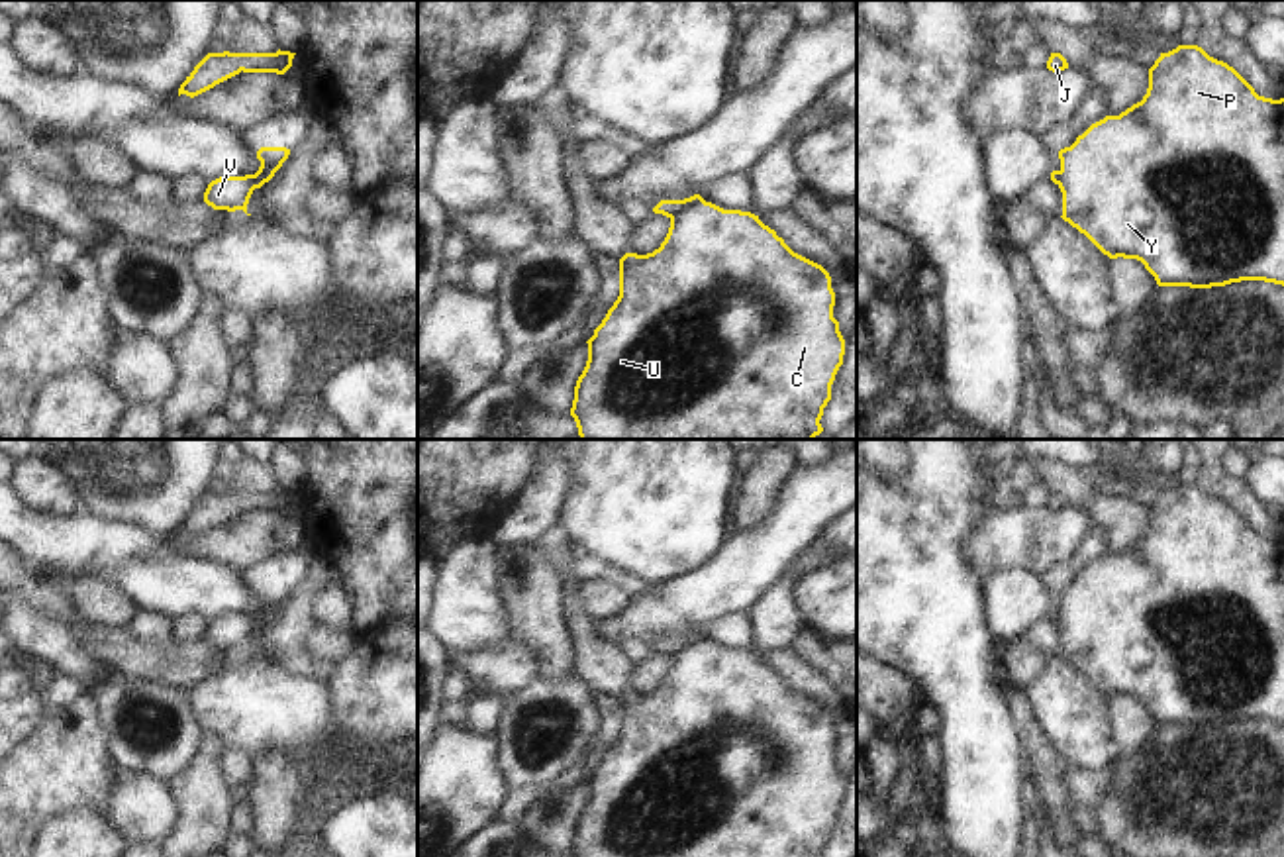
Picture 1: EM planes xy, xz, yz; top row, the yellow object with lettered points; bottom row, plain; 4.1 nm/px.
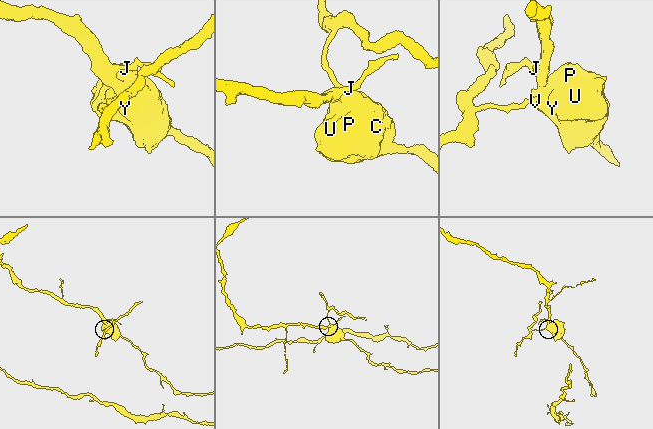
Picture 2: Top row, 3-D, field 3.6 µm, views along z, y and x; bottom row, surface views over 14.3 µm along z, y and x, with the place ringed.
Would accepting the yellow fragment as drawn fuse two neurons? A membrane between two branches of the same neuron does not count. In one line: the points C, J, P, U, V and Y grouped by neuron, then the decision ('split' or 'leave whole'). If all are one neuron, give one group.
C J P U Y / V; split

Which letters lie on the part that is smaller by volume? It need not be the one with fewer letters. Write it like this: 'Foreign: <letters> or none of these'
Foreign: V

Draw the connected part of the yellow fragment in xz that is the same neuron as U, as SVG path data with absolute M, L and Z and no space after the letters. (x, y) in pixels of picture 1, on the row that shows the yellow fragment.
M696 202L670 218L659 249L619 259L619 296L594 329L570 416L580 439L814 439L843 365L829 273L794 253L759 216Z

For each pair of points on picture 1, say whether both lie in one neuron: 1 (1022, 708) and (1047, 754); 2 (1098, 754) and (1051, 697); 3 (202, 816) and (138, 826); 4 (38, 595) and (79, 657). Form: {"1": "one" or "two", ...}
{"1": "one", "2": "one", "3": "two", "4": "two"}

